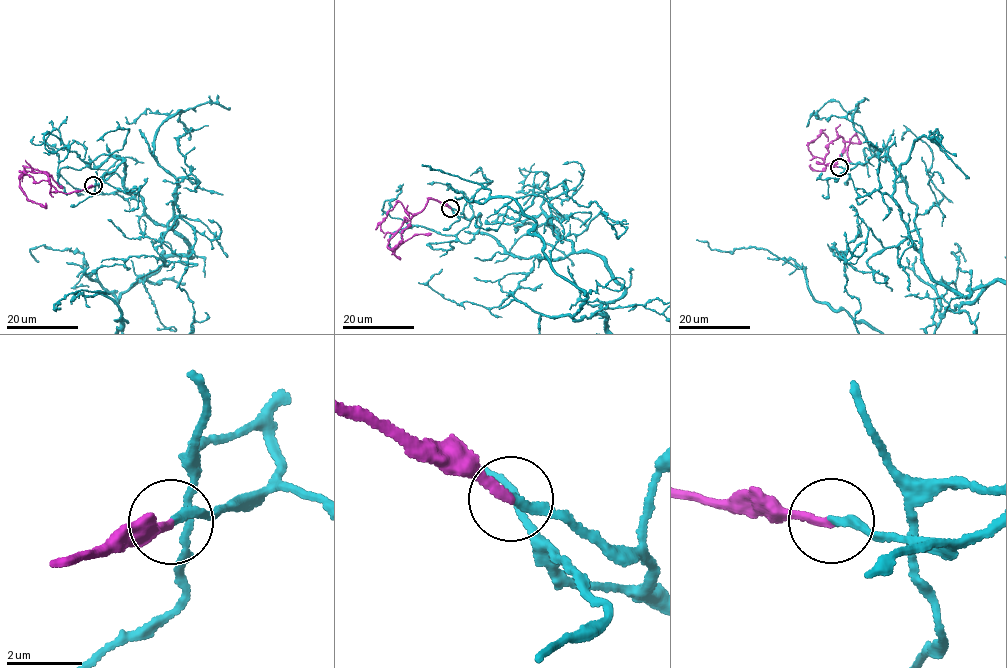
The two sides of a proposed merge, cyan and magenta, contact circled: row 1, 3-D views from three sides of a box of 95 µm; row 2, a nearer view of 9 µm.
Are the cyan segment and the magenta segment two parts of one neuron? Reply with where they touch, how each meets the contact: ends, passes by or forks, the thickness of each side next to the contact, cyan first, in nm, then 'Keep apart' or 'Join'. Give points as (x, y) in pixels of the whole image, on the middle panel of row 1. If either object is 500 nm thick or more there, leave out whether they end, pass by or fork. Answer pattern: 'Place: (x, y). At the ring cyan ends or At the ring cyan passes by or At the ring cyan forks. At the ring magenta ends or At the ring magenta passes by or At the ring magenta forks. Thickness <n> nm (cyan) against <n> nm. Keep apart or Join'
Place: (450, 208). At the ring cyan ends. At the ring magenta ends. Thickness 240 nm (cyan) against 240 nm. Join

